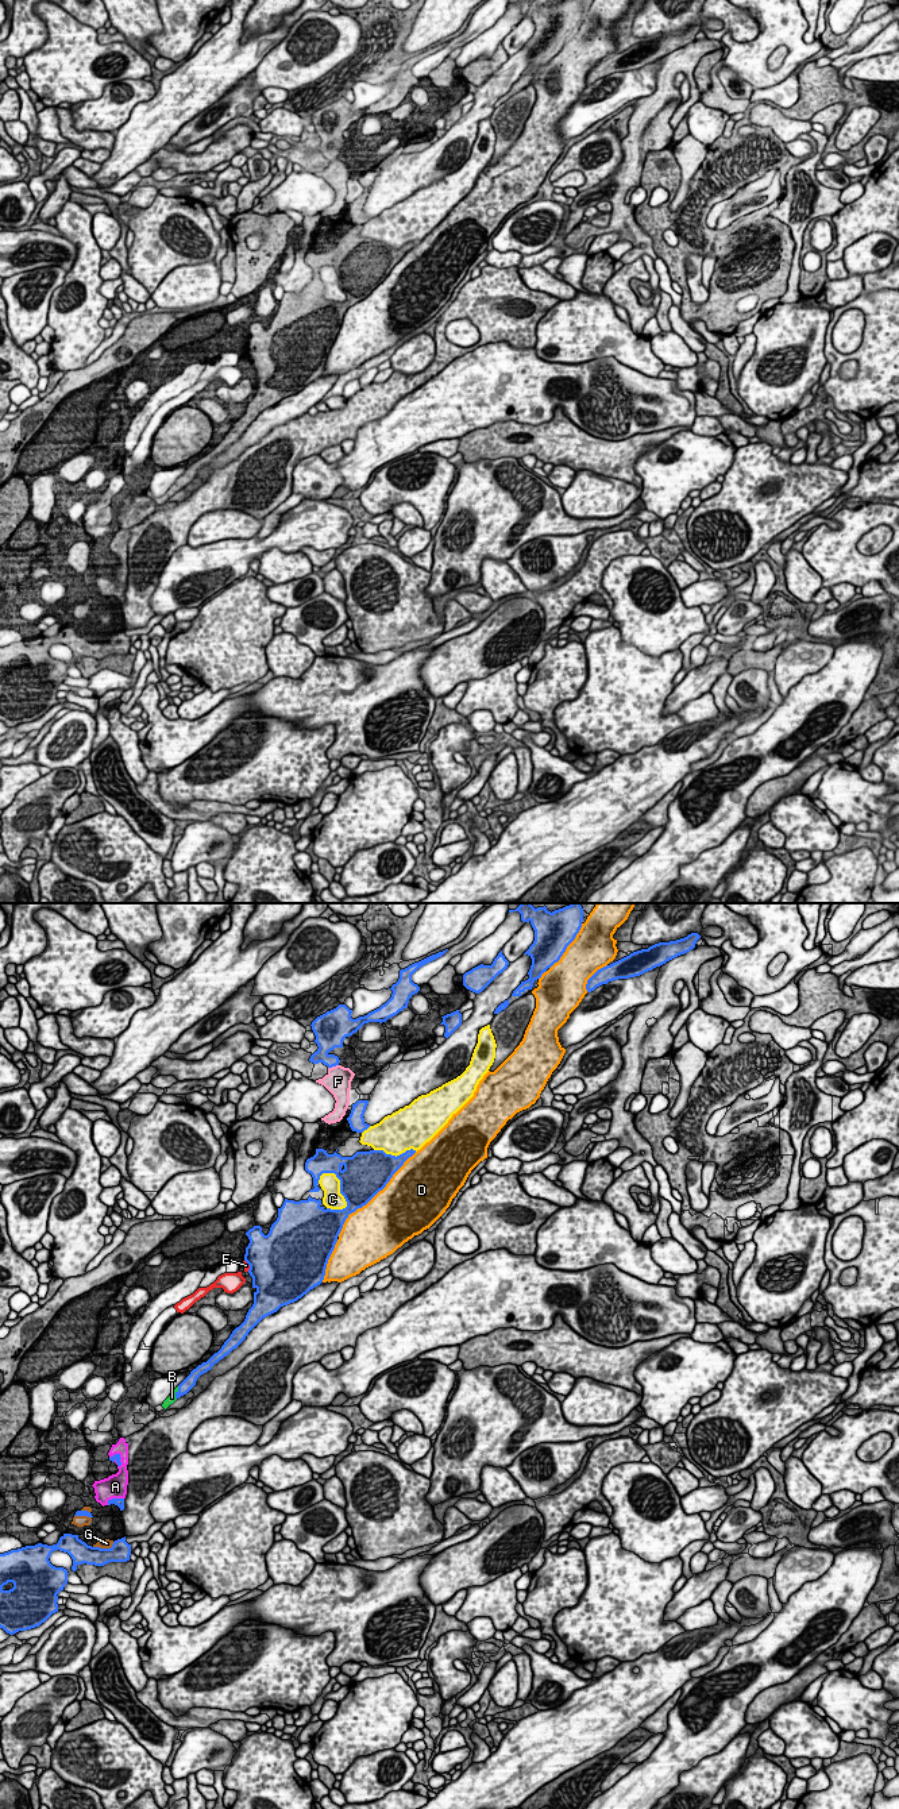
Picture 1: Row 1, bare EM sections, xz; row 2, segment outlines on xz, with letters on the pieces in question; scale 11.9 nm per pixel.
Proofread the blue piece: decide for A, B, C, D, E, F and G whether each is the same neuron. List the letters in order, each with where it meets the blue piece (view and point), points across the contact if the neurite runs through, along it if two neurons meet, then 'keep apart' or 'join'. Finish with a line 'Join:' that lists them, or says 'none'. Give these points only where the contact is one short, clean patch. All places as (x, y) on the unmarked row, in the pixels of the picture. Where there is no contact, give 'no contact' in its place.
A: meets blue in xz at (114, 591); join
B: meets blue in xz at (176, 486); join
C: meets blue in xz at (340, 278); keep apart
D: meets blue in xz at (374, 288); keep apart
E: meets blue in xz at (249, 357); keep apart
F: meets blue in xz at (332, 158); runs through xz (327, 138), (325, 149), (332, 158), (338, 168), (338, 174); join
G: meets blue in xz at (104, 641); join
Join: A, B, F, G

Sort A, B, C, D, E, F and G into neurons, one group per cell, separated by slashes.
A B F G / C / D / E

